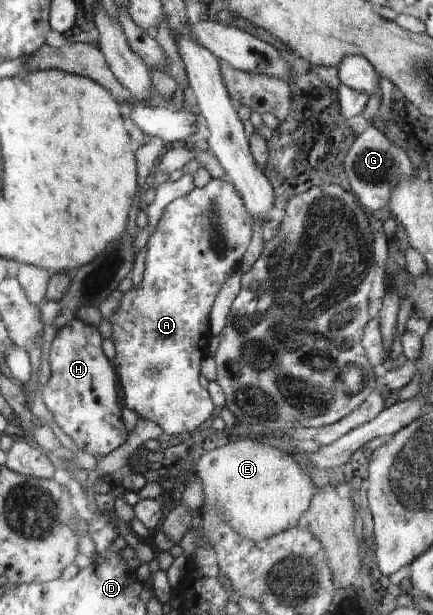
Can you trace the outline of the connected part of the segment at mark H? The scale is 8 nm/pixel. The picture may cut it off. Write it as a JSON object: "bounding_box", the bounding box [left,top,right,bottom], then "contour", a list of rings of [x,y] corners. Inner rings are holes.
{"bounding_box":[41,318,129,458],"contour":[[[74,318],[58,330],[48,354],[51,376],[41,389],[43,400],[56,424],[72,438],[78,449],[96,458],[121,447],[129,436],[121,413],[124,407],[121,389],[117,374],[104,358],[102,336],[98,328]]]}

